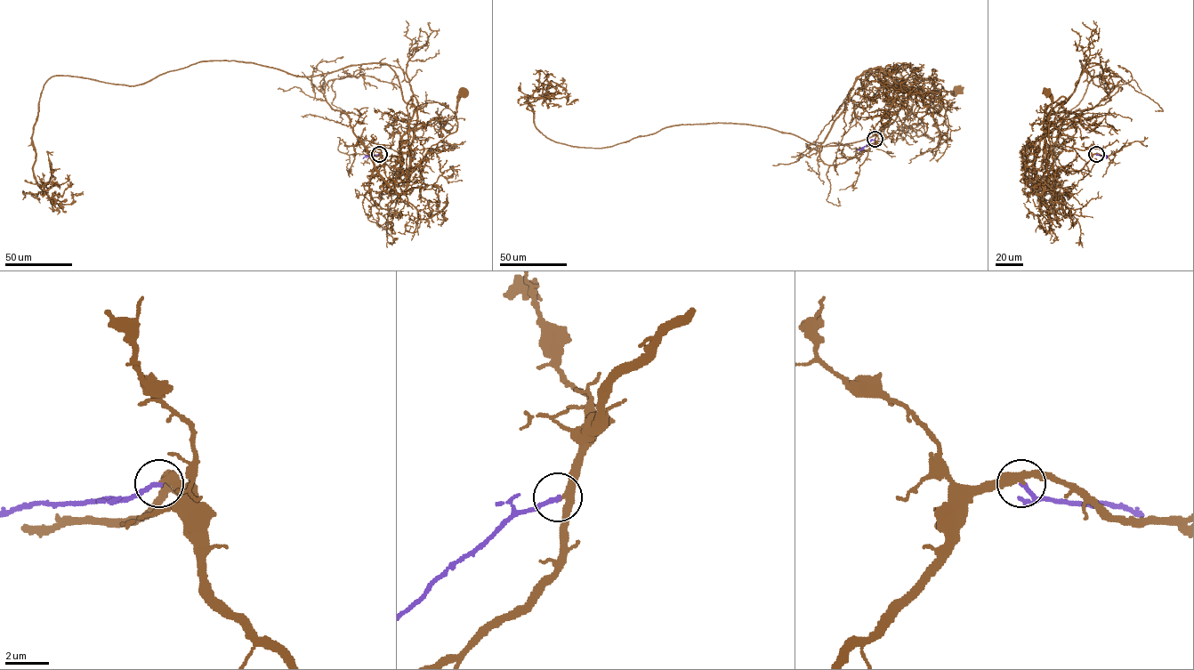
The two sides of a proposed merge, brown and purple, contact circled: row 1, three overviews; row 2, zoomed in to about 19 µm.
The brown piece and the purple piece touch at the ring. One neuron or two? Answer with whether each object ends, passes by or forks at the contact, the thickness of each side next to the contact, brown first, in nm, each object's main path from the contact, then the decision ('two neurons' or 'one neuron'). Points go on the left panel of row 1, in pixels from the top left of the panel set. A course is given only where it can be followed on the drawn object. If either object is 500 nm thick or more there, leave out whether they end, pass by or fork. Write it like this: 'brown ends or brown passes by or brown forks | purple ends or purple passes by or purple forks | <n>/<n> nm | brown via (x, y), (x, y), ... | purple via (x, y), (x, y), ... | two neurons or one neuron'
brown passes by | purple ends | 320/200 nm | brown via (379, 154), (391, 170), (407, 169), (410, 174), (431, 145), (456, 130), (456, 100), (463, 92) | purple via (379, 154), (363, 158) | one neuron

